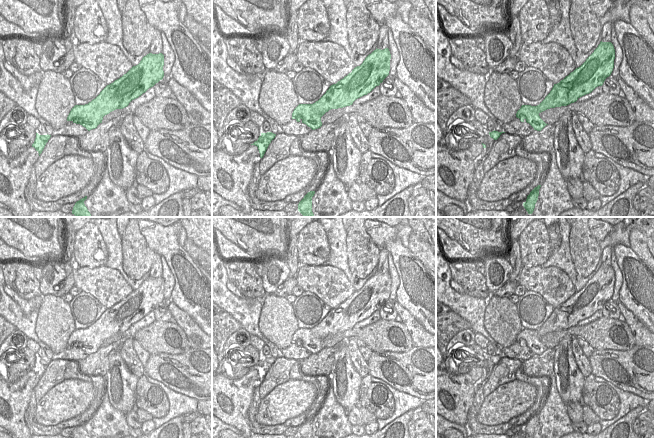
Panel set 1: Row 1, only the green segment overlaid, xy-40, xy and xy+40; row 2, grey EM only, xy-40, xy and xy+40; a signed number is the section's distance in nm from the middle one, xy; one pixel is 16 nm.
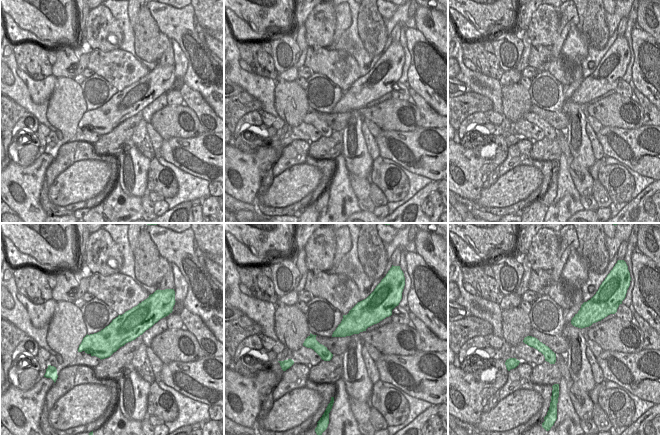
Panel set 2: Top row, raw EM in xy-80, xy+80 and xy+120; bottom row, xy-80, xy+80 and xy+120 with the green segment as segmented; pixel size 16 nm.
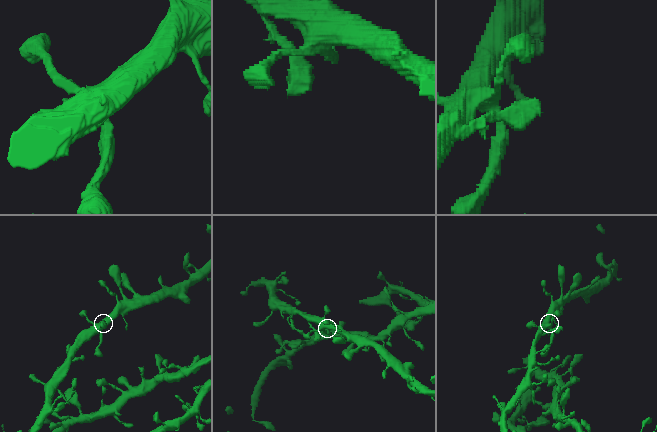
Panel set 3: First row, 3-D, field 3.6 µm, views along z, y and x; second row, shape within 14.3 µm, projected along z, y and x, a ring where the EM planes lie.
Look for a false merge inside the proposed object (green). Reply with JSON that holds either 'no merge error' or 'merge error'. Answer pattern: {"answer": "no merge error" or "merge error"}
{"answer": "no merge error"}

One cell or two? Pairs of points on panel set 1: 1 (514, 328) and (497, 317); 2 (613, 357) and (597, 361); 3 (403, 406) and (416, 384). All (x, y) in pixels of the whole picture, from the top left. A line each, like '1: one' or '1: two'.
1: one
2: one
3: two

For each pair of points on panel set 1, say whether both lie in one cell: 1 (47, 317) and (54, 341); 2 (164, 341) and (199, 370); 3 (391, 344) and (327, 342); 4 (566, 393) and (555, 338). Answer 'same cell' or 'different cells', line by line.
1: same cell
2: different cells
3: same cell
4: different cells

